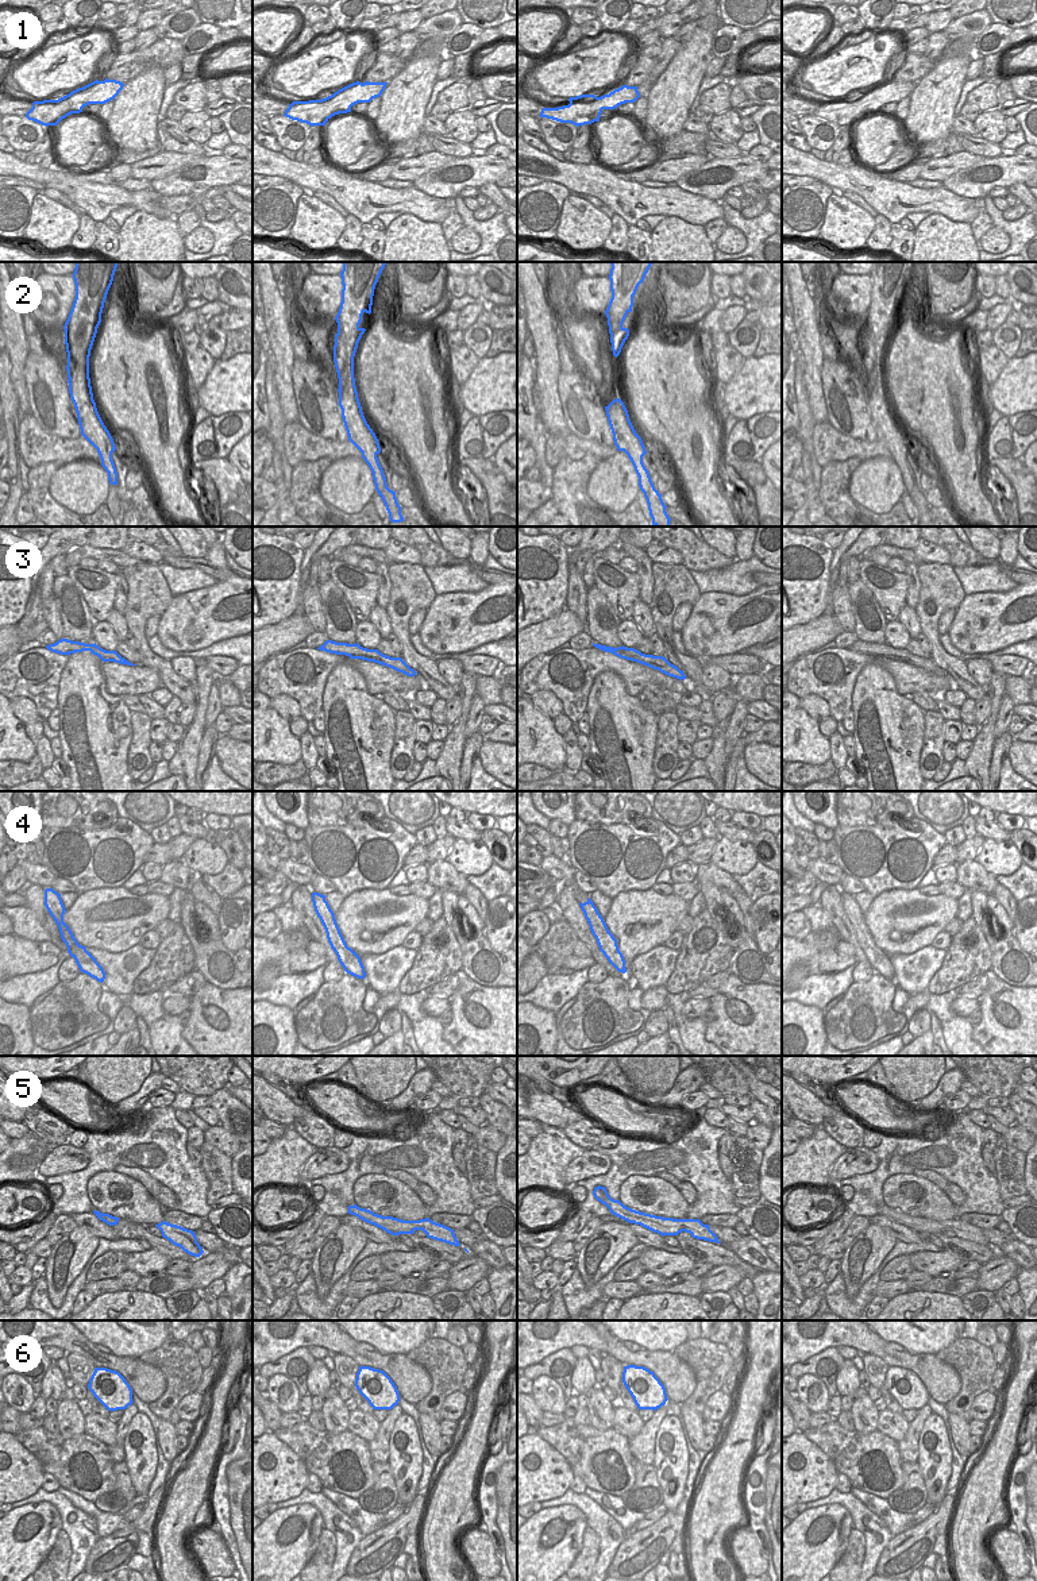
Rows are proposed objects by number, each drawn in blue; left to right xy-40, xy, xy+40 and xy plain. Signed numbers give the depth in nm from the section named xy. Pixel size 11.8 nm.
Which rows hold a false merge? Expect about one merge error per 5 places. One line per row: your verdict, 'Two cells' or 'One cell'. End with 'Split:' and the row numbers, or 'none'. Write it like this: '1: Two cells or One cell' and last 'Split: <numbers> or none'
1: Two cells
2: One cell
3: One cell
4: One cell
5: One cell
6: One cell
Split: 1.

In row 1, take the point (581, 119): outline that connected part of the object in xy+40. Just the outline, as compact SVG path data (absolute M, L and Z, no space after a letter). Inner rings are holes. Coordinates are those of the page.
M602 111L594 112L589 117L586 116L586 113L573 113L574 120L575 120L574 126L579 127L585 124L591 124L594 122L600 122L601 113Z

